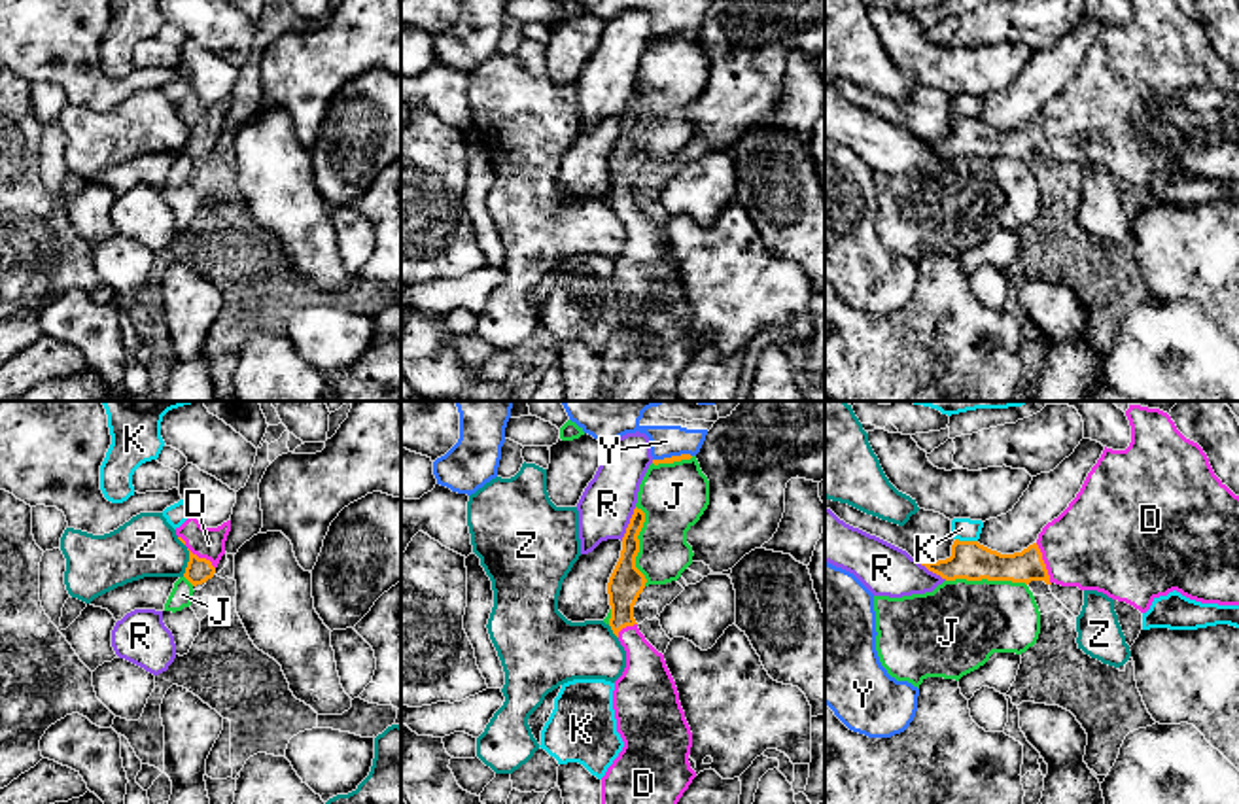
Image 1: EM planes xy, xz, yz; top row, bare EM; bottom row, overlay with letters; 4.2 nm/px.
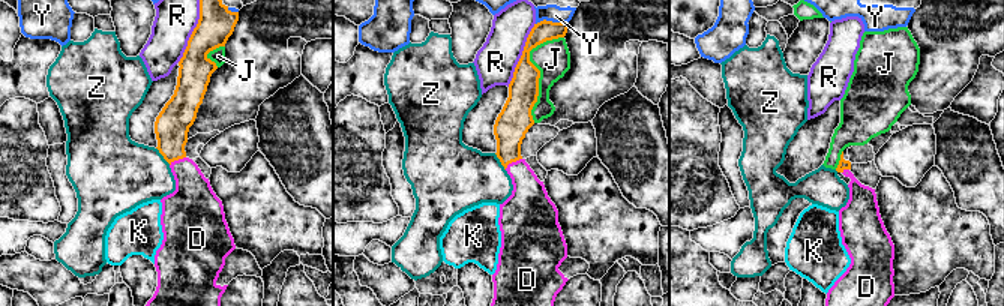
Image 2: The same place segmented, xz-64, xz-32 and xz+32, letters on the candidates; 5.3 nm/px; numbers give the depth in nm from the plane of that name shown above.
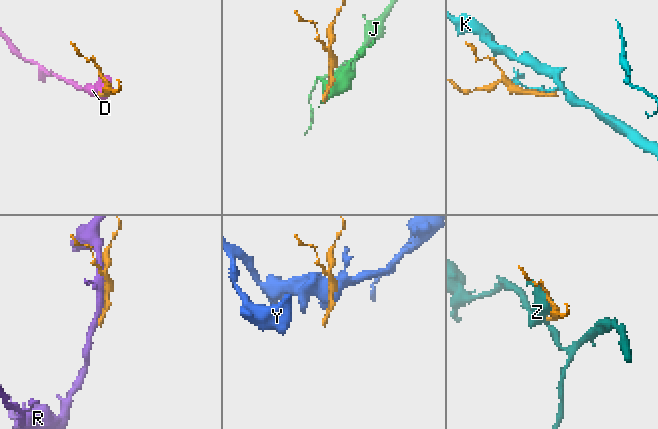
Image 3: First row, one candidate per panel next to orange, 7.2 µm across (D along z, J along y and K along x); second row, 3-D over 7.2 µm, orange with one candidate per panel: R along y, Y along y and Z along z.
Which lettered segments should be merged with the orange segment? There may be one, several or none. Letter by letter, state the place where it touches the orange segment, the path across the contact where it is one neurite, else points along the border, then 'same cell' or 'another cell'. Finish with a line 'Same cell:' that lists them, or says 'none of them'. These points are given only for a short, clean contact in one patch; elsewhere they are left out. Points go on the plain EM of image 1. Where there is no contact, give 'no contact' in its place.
D: meets orange in yz at (1045, 140); runs through yz (1026, 142), (1045, 140), (1073, 125), (1099, 120); same cell
J: meets orange in xz at (638, 122); another cell
K: meets orange in yz at (967, 118); another cell
R: meets orange in xz at (628, 101); another cell
Y: meets orange in xz at (672, 33); another cell
Z: meets orange in xy at (188, 139); border along xy (188, 125), (188, 142), (182, 152); another cell
Same cell: D

